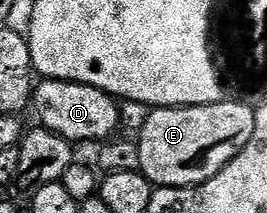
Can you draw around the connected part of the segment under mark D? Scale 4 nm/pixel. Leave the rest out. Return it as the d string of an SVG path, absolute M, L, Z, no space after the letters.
M42 79L35 86L32 100L32 111L38 114L37 122L46 130L64 137L75 145L98 142L101 144L109 140L115 134L113 131L117 129L118 122L122 119L122 111L118 107L121 107L119 100L114 96L92 85L63 79Z

